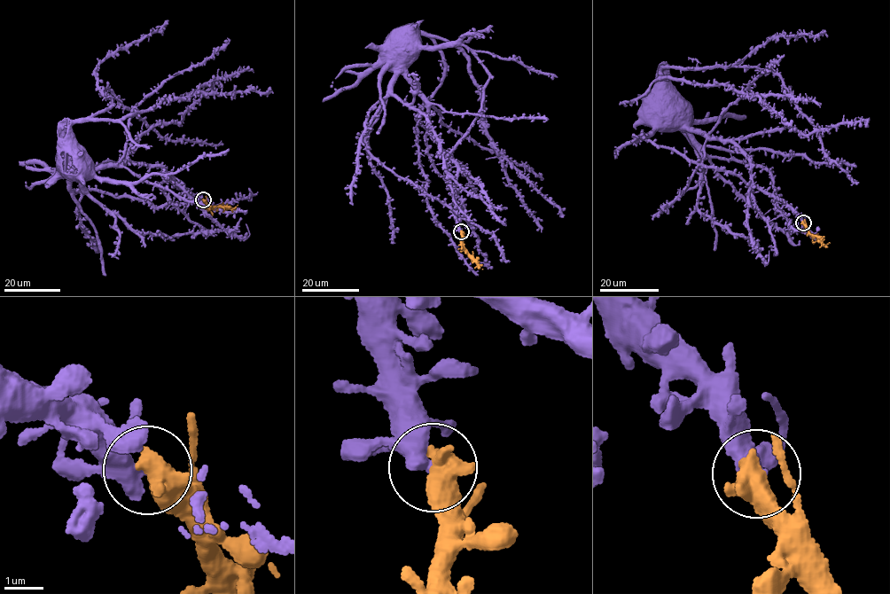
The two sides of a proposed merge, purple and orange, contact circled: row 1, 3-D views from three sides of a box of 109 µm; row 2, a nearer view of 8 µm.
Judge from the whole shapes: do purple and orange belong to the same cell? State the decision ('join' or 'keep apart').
join

